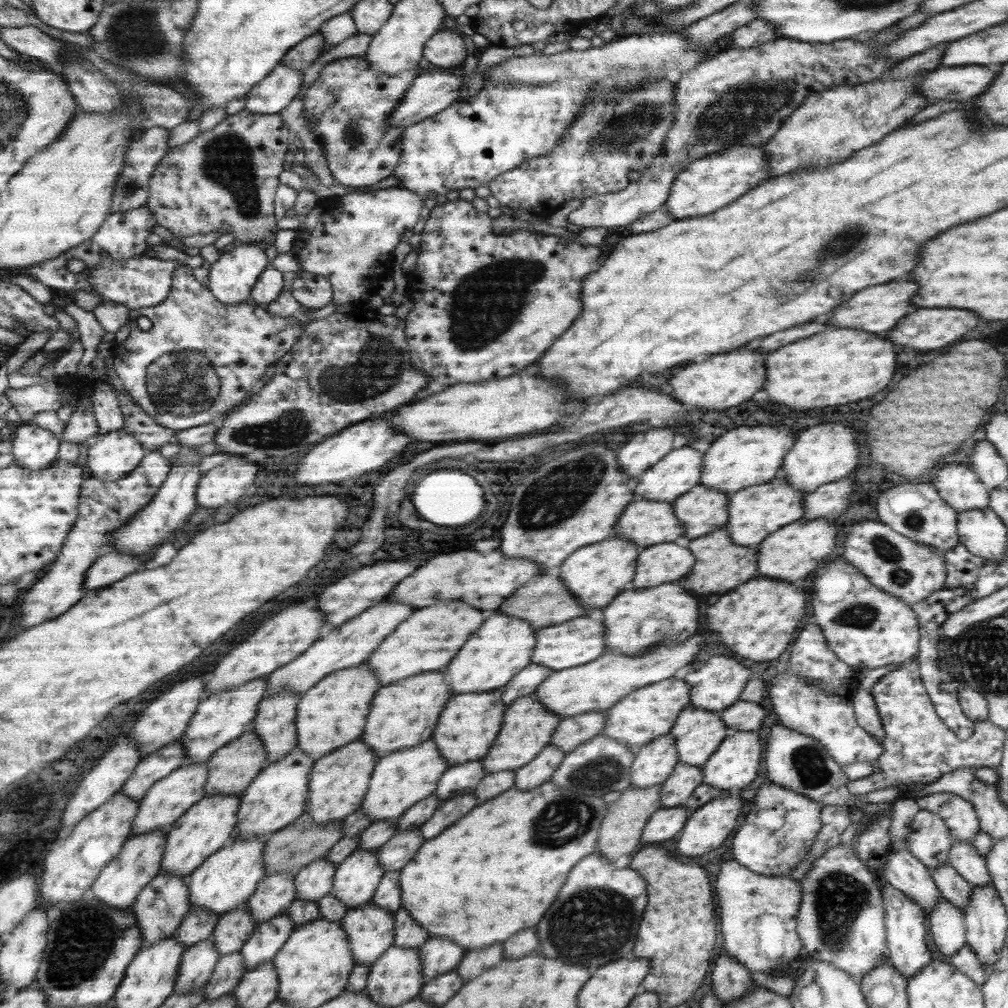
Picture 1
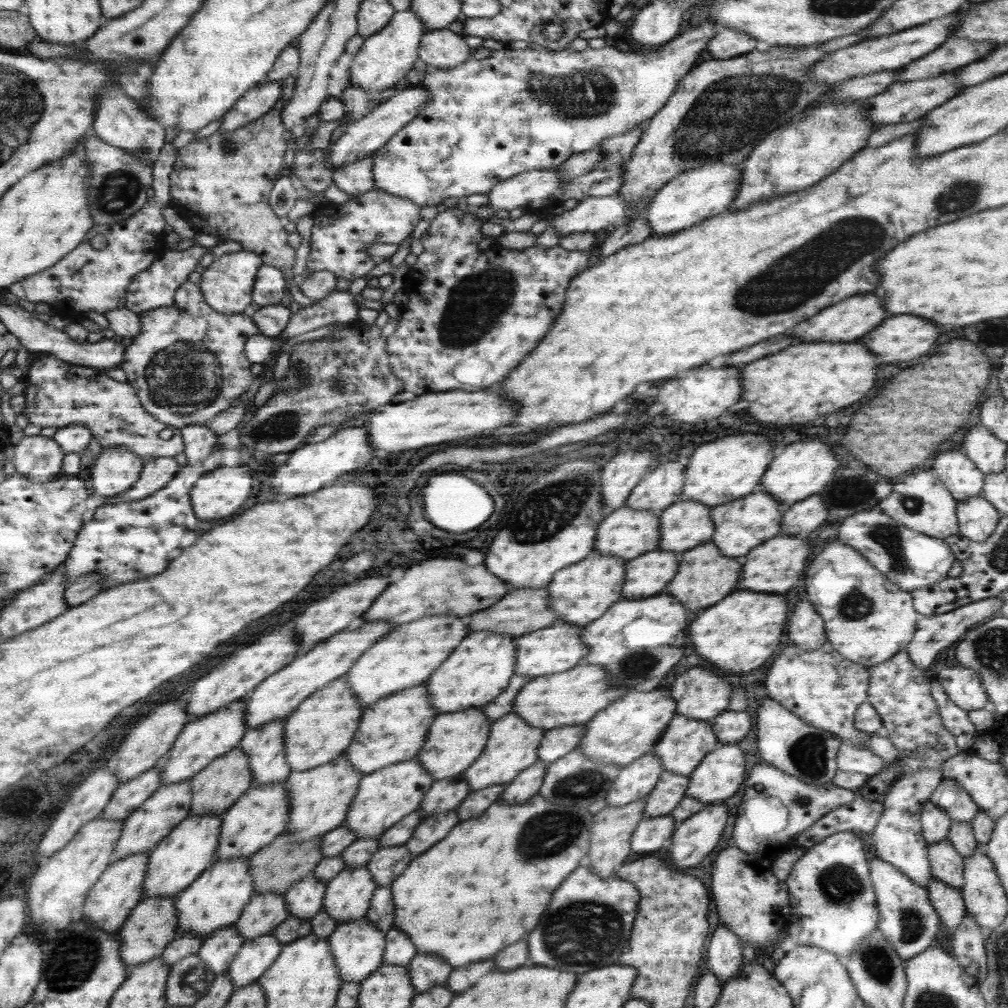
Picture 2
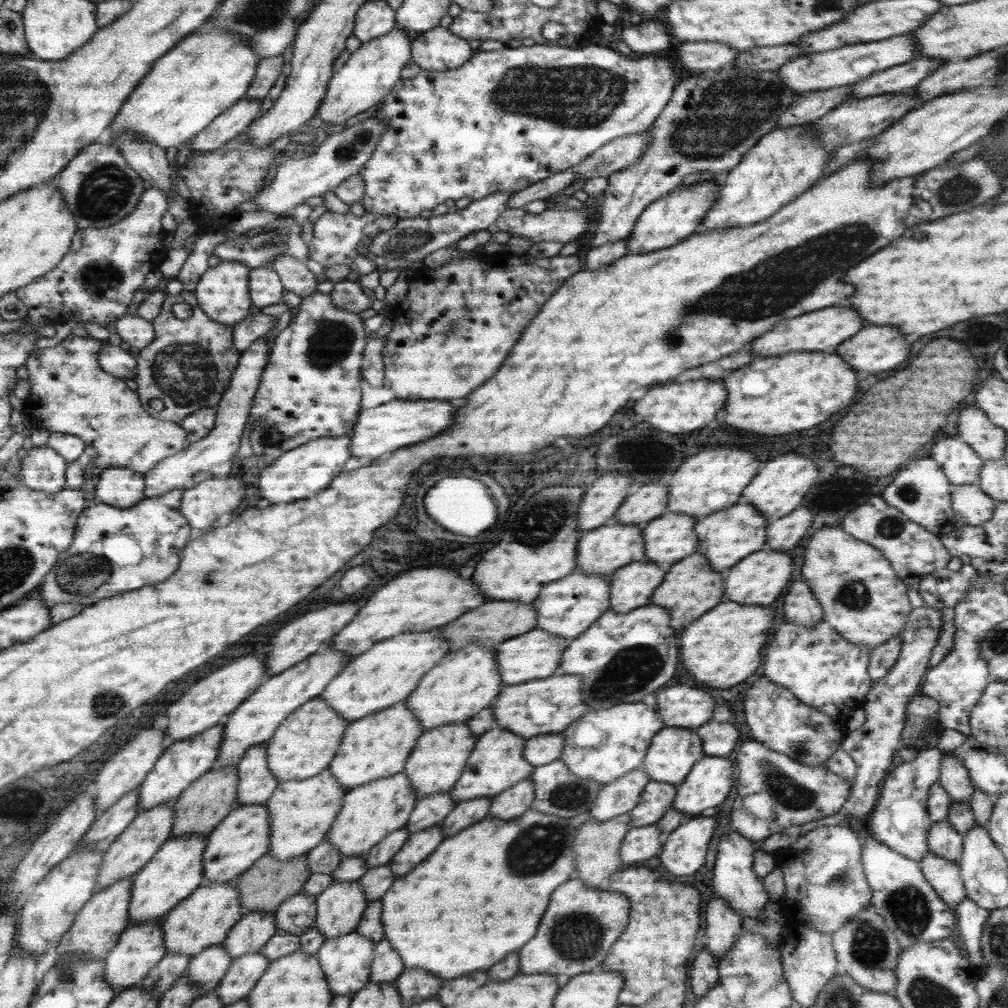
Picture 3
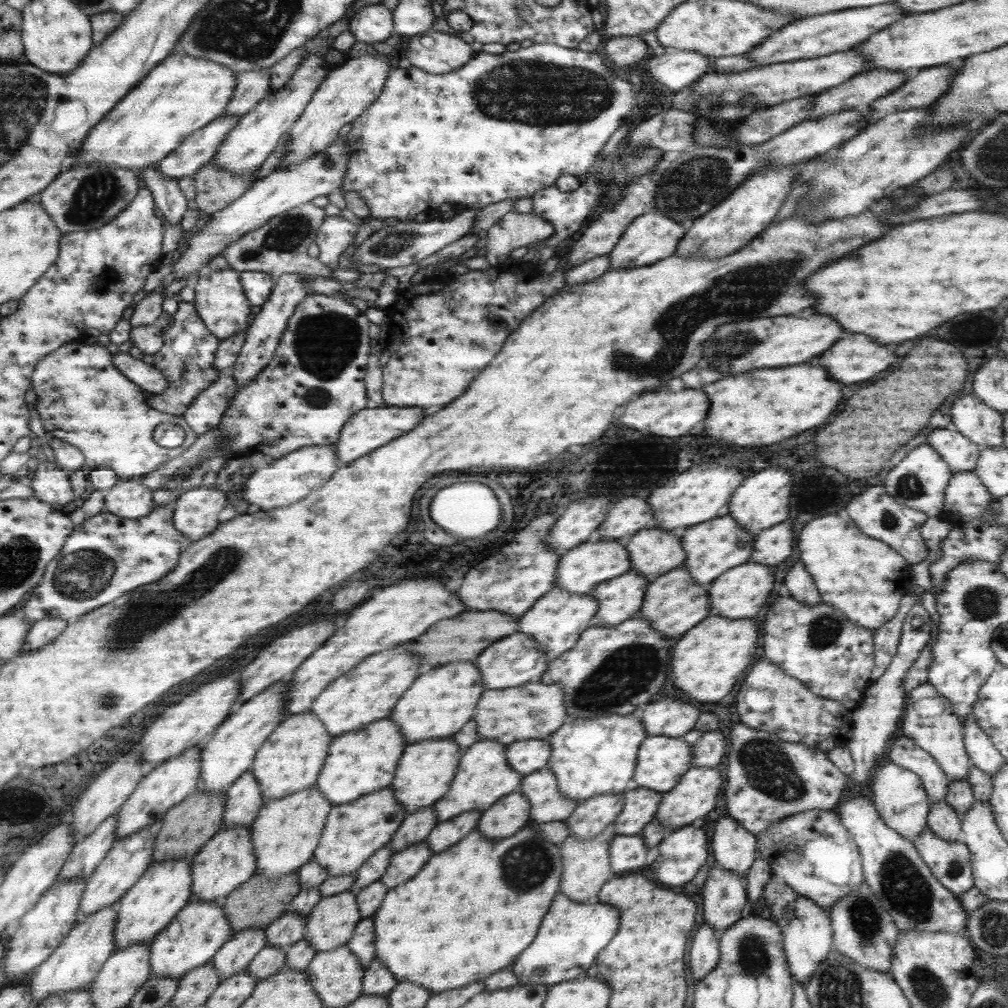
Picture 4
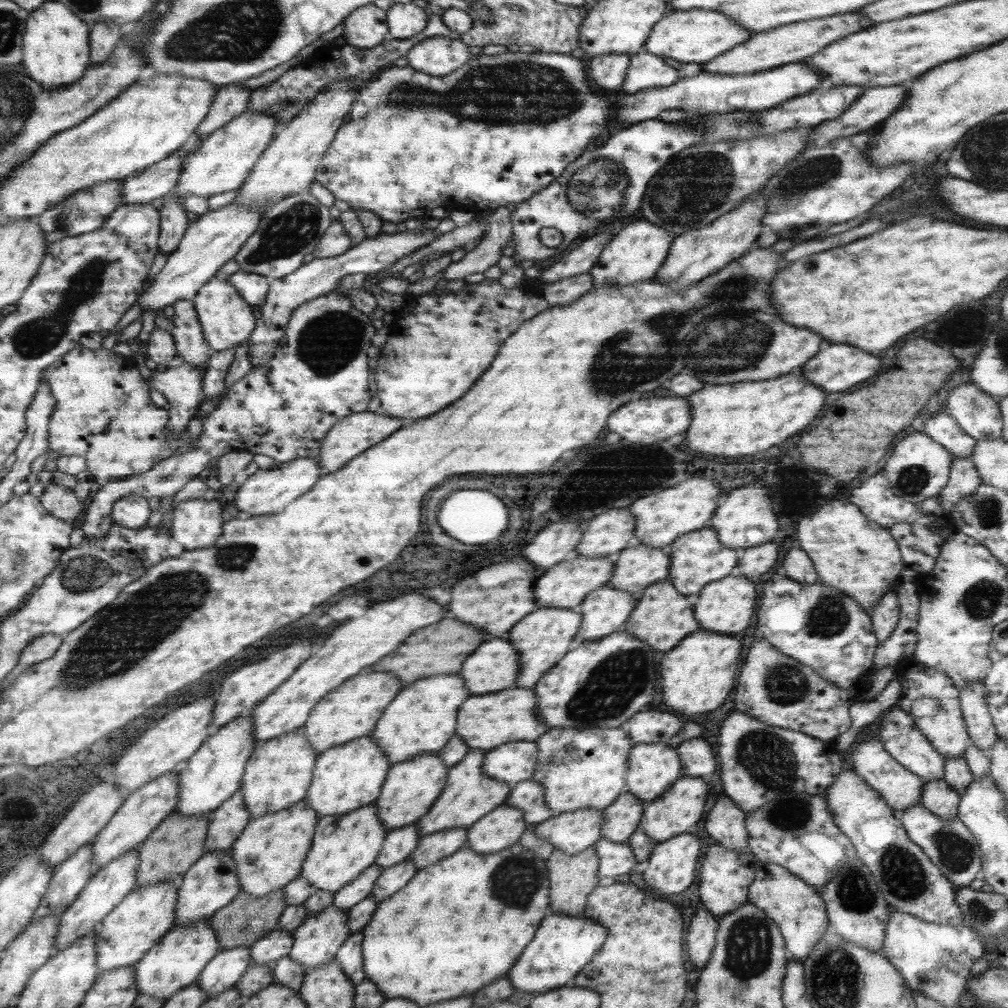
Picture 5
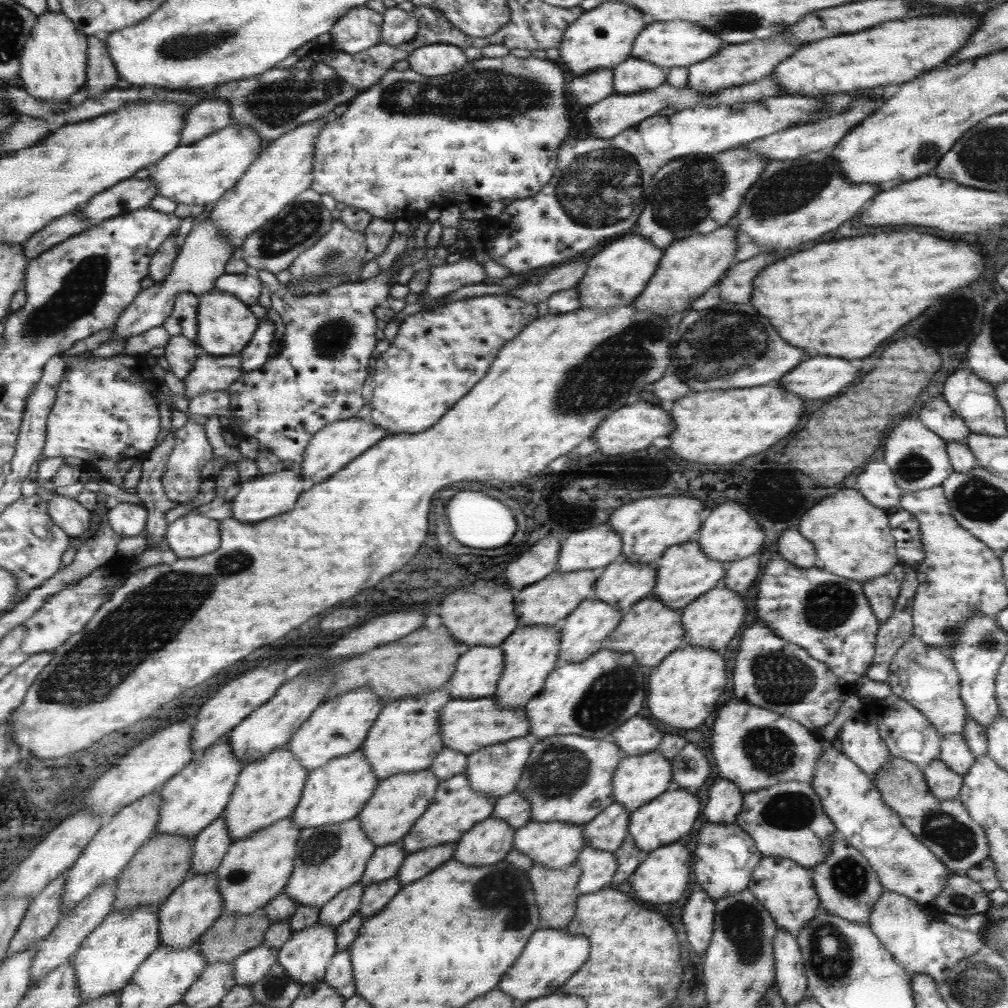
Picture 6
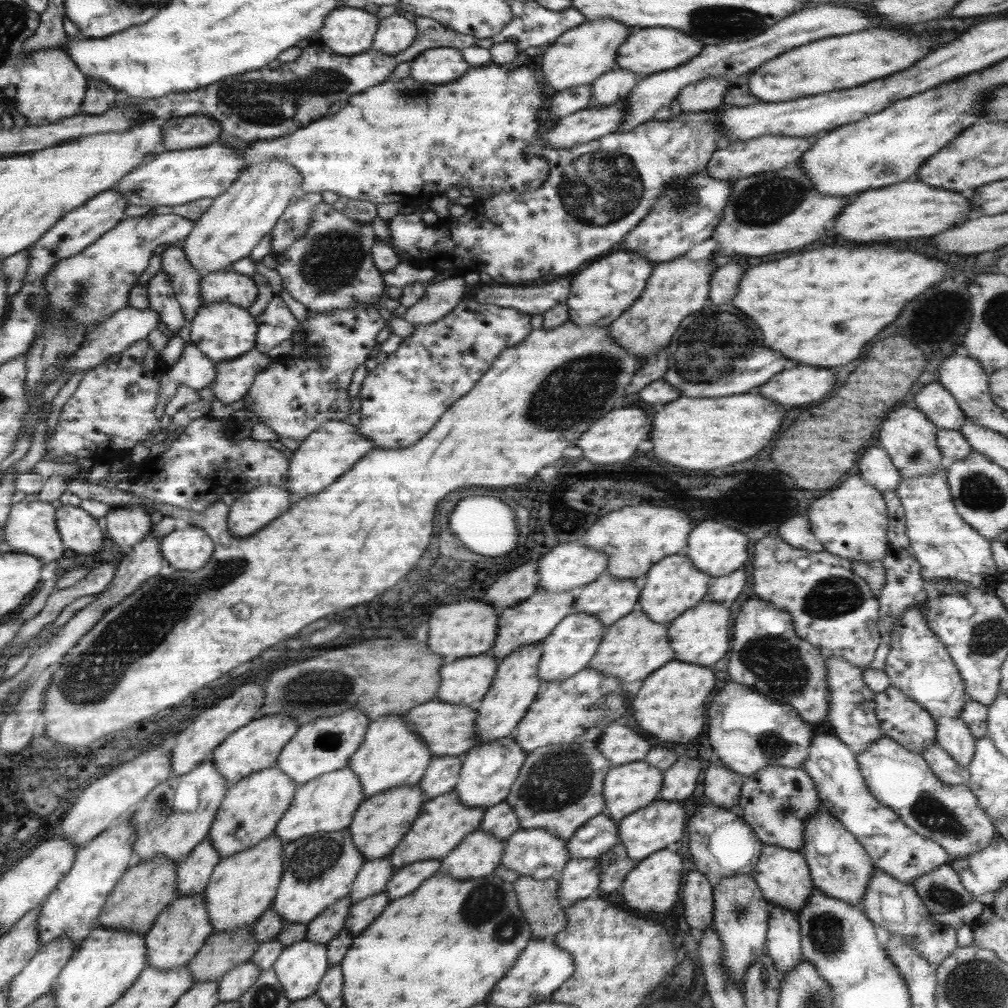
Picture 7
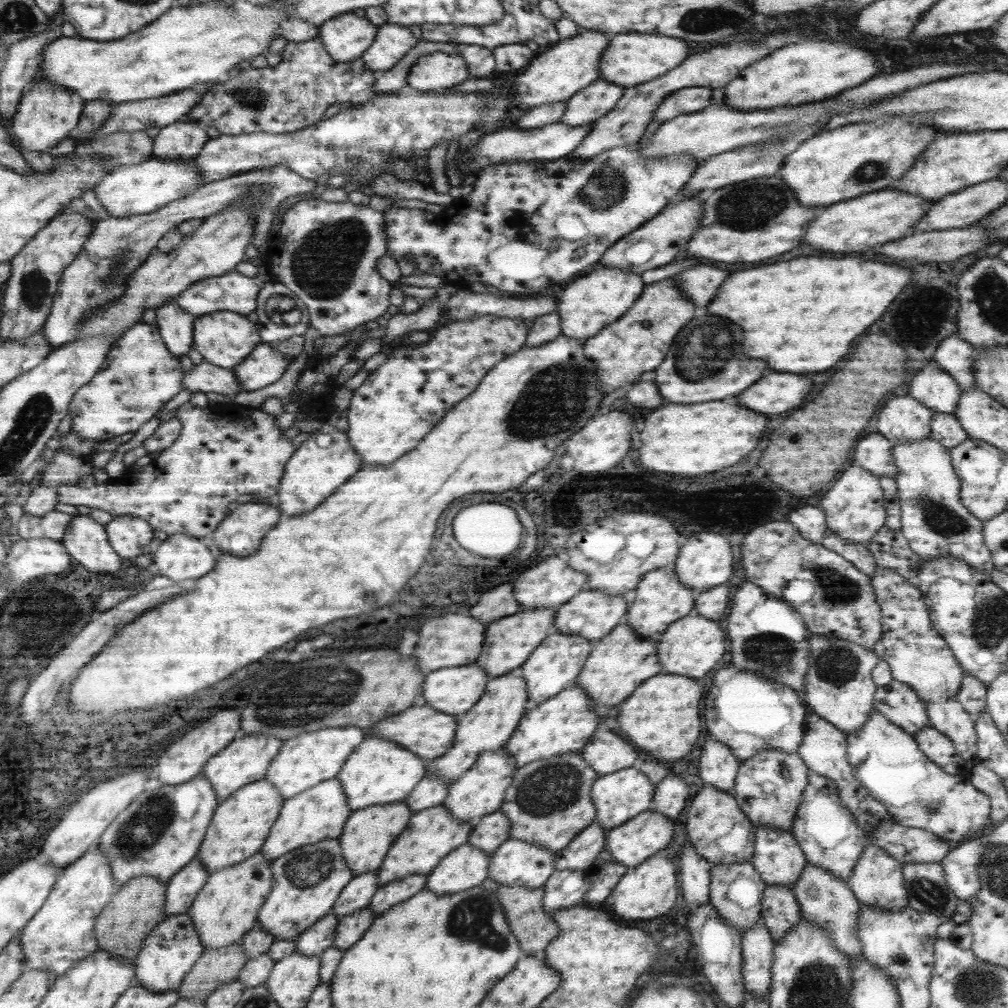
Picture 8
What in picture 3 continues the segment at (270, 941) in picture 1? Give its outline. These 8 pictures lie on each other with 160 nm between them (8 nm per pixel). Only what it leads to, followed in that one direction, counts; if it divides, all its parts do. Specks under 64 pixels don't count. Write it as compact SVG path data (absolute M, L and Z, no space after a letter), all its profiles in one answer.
M261 950L232 958L225 974L215 988L215 994L222 1006L246 999L267 965L268 960L263 956Z

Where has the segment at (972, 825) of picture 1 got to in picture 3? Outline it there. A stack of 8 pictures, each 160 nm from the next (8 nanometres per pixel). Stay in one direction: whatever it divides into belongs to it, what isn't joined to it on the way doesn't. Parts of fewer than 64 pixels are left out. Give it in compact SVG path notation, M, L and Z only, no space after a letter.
M954 750L942 751L937 782L949 795L950 802L969 802L974 788L968 777L966 768L954 756Z

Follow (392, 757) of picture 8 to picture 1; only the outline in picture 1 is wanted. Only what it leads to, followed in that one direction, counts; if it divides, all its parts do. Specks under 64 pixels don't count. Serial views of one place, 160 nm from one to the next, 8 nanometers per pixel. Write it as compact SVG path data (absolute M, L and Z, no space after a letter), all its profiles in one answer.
M497 612L487 616L477 632L465 640L465 644L443 668L451 694L457 696L502 688L516 672L530 663L536 643L535 631L529 623L517 617L503 616Z

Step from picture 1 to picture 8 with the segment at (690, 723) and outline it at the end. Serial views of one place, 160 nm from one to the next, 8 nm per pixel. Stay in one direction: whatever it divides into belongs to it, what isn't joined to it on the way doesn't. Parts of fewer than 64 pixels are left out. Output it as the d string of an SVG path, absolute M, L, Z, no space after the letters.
M633 767L620 768L615 772L598 776L590 790L590 797L595 807L595 821L601 825L603 831L623 824L639 812L651 808L653 791L654 786L648 778Z

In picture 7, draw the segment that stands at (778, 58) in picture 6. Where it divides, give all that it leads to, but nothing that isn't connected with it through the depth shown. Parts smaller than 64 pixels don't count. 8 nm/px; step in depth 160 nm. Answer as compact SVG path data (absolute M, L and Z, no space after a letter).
M723 77L697 79L681 88L674 102L683 112L710 111L722 104L723 94L734 85Z

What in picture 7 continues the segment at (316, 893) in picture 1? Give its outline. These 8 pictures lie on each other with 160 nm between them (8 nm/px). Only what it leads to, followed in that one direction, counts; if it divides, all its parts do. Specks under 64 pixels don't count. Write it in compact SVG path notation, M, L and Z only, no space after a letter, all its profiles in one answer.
M250 960L232 966L219 979L218 1003L235 1002L257 980L260 970Z

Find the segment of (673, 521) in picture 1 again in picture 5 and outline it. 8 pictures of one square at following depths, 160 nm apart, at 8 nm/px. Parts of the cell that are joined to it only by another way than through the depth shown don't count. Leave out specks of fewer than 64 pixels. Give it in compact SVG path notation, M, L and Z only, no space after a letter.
M577 555L571 560L562 560L538 575L532 588L534 601L541 608L555 607L575 610L588 592L607 584L612 572L612 558L609 557Z

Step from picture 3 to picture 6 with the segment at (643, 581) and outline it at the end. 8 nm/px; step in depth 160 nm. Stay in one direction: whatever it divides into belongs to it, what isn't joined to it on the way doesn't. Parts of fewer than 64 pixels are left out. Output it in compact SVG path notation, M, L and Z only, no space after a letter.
M595 598L581 600L581 602L563 618L560 630L557 665L563 663L574 663L591 656L602 648L603 643L608 640L609 634L613 632L616 624L621 620L622 612Z

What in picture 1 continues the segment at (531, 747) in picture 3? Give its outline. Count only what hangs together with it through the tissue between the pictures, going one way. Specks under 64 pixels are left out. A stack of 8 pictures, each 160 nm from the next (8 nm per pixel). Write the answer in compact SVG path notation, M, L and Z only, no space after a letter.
M591 711L563 717L554 728L549 745L571 752L578 744L602 734L606 712Z

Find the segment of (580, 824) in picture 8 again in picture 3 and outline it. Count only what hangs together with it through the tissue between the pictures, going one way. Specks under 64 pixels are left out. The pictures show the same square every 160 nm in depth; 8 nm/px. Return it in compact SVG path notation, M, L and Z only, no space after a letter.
M641 701L587 710L561 732L564 743L559 759L572 775L603 786L625 772L641 767L652 736L663 726L655 706Z

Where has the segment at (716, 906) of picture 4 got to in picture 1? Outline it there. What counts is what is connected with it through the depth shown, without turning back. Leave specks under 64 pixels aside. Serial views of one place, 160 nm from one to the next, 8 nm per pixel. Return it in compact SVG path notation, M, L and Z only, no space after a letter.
M726 952L713 957L709 971L711 992L722 1004L741 998L754 984L750 972Z

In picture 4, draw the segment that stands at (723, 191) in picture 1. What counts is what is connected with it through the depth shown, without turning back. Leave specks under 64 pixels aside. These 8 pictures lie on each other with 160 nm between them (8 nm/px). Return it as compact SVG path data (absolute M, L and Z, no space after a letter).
M652 209L645 214L636 216L621 233L619 240L607 254L608 269L640 267L656 263L657 260L666 259L675 252L675 247L683 236L684 228L661 211Z

